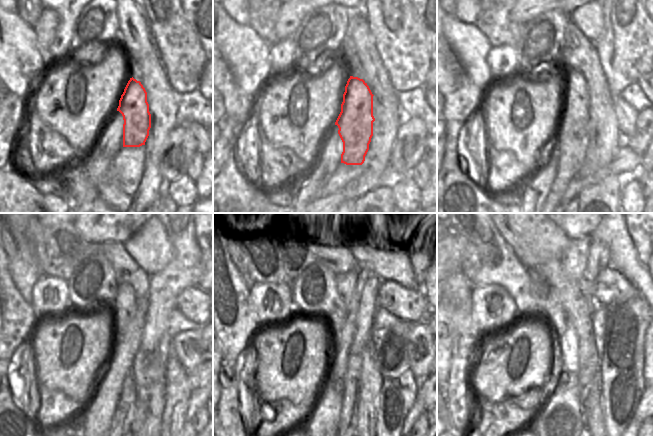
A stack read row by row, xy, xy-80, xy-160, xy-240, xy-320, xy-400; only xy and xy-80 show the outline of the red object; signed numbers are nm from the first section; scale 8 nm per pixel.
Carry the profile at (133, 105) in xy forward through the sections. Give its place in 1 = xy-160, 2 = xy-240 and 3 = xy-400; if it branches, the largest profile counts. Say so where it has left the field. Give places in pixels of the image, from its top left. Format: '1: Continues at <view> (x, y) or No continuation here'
1: Continues at xy-160 (572, 134)
2: Continues at xy-240 (125, 307)
3: Continues at xy-400 (574, 260)

